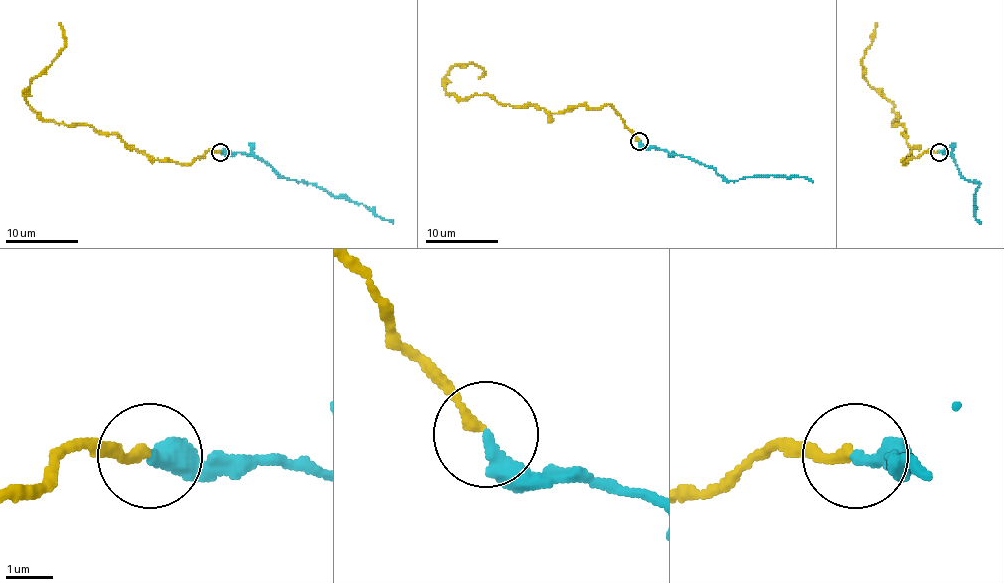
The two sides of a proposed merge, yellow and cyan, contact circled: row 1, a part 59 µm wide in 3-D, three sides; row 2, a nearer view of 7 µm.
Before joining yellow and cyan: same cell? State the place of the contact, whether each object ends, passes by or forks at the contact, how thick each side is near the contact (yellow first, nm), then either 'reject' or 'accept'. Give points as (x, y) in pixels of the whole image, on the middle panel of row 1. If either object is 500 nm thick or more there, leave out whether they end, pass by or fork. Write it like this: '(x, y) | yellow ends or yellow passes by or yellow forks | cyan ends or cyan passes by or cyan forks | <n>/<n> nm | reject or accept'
(639, 141) | yellow ends | cyan ends | 220/360 nm | accept

